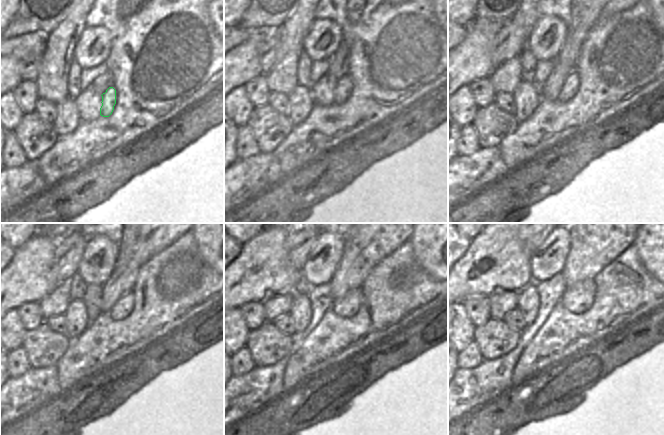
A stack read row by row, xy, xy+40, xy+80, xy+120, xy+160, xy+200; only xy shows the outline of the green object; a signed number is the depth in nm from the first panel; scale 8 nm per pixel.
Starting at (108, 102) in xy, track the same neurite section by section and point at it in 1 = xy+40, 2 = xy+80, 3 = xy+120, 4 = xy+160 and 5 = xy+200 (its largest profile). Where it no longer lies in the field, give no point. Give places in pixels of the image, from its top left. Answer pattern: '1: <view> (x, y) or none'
1: xy+40 (343, 89)
2: xy+80 (572, 81)
3: xy+120 (123, 307)
4: xy+160 (347, 306)
5: xy+200 (576, 299)

